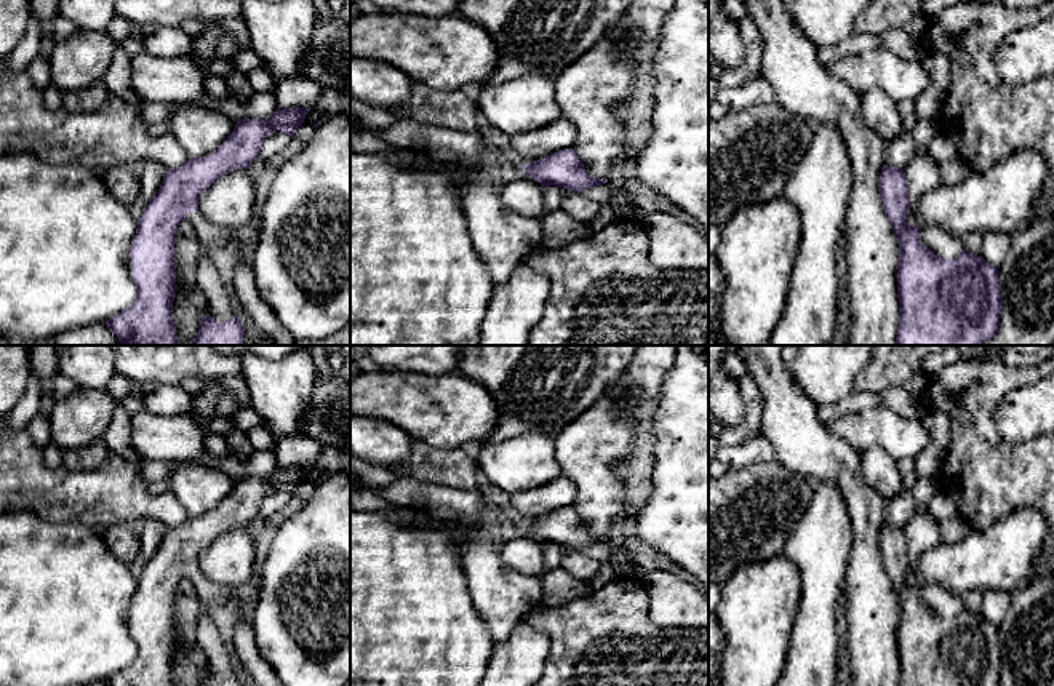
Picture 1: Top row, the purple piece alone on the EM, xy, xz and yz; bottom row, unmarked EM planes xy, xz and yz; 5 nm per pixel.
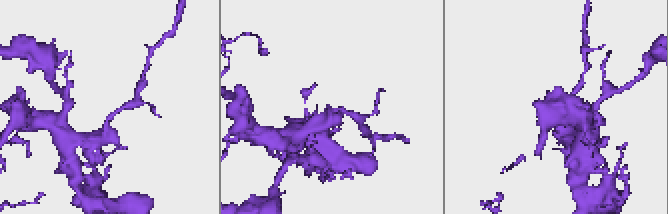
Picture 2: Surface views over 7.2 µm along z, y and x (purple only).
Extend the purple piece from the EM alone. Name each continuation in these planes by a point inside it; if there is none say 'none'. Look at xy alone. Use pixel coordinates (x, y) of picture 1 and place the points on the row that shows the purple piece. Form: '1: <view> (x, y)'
1: xy (210, 235)

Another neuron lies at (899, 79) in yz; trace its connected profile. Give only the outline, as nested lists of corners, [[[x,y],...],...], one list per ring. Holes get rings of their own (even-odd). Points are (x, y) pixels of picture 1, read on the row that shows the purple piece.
[[[884,48],[836,59],[825,69],[859,96],[878,88],[897,104],[905,99],[916,101],[931,86],[931,77],[918,59],[907,61]]]

